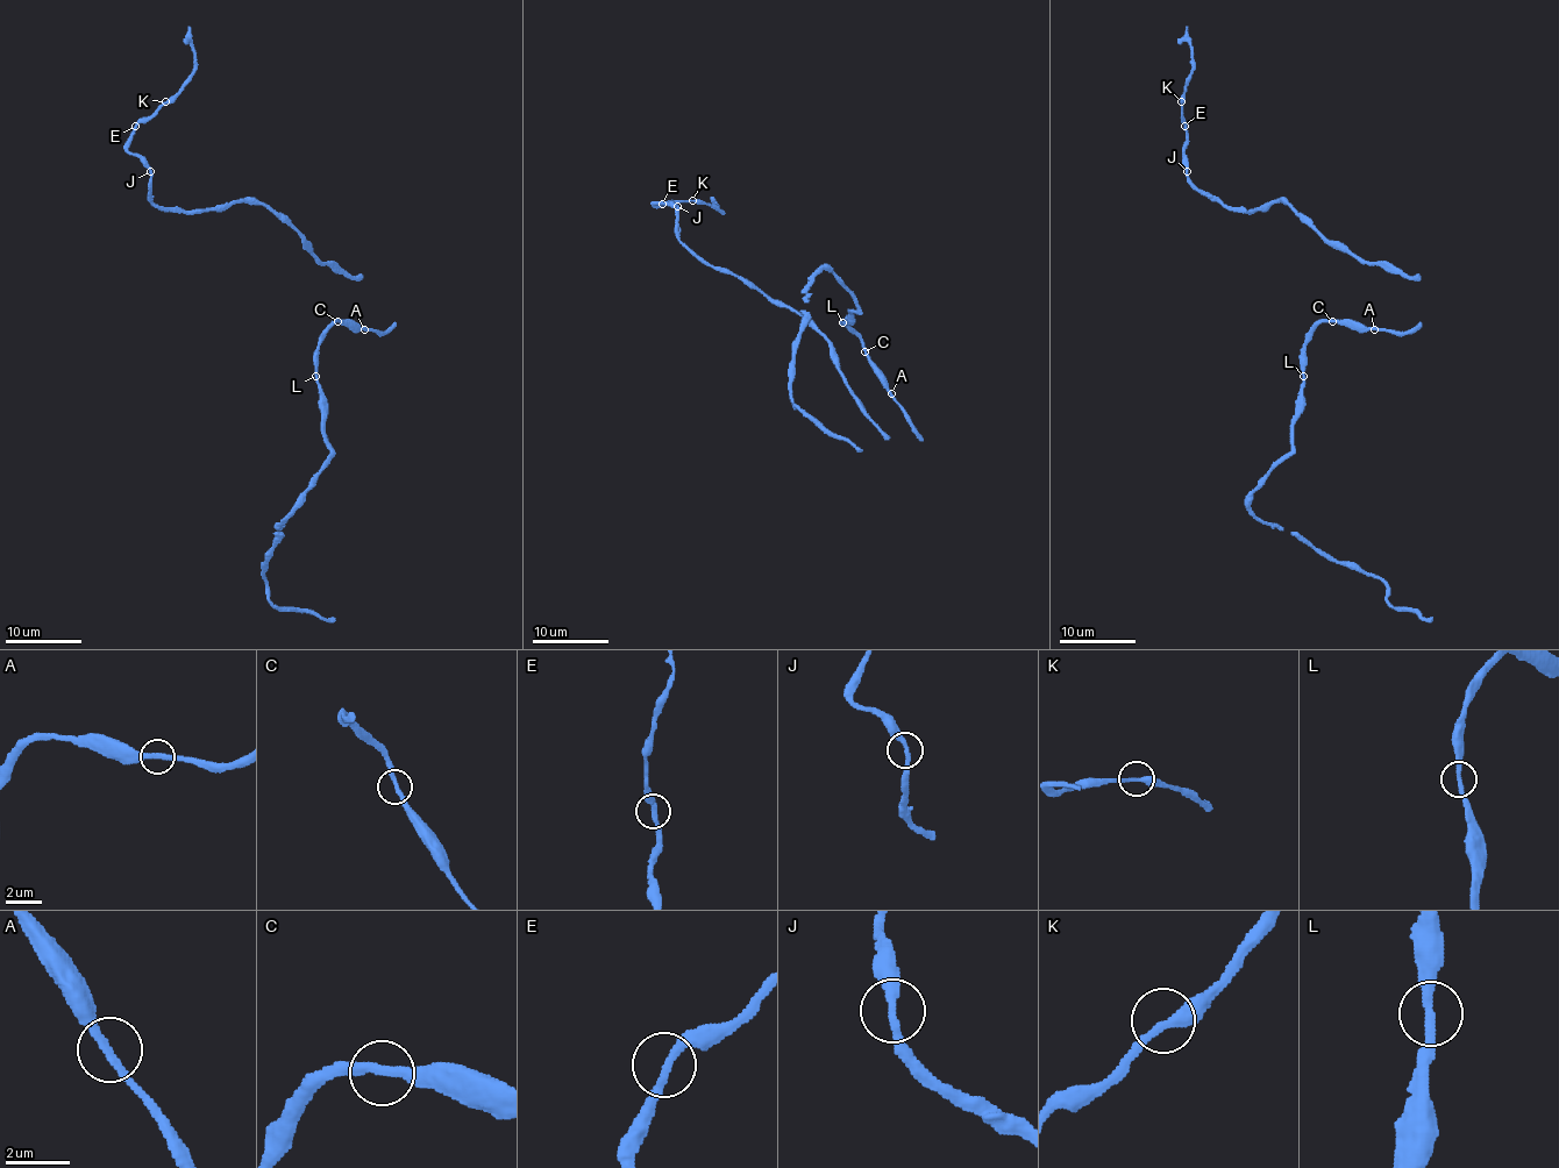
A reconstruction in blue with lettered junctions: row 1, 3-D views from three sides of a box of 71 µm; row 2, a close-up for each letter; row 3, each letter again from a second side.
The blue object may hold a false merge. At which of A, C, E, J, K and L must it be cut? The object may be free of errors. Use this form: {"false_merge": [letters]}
{"false_merge": []}

